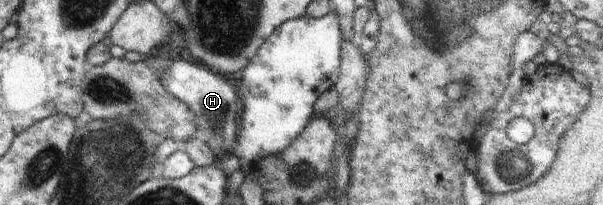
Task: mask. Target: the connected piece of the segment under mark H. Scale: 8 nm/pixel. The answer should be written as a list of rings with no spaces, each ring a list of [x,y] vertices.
[[[187,58],[175,61],[165,73],[157,74],[157,78],[161,80],[167,92],[184,102],[195,115],[197,128],[203,132],[215,160],[218,163],[228,163],[233,156],[238,132],[238,108],[235,101],[239,94],[231,86],[231,82],[225,80],[223,76],[219,78],[219,74],[203,68],[203,64],[191,62]]]

